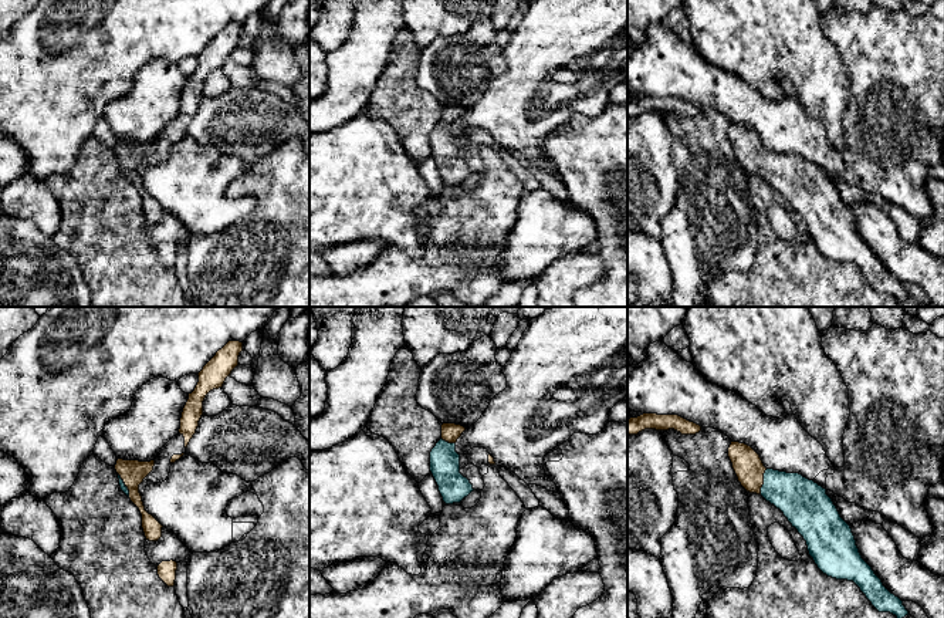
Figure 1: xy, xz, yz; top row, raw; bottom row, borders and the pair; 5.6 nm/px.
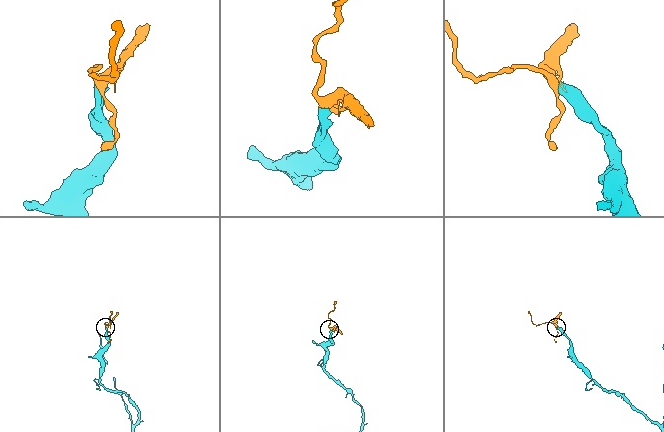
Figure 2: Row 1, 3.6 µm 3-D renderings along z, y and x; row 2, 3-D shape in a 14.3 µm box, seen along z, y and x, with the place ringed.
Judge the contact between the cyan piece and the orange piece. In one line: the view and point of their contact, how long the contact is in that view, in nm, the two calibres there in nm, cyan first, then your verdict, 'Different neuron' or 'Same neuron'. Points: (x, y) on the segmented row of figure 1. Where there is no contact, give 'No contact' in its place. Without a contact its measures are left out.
Touches cyan at yz (764, 482). Shared border 150 nm. Thickness 260 nm (cyan) against 160 nm. Same neuron

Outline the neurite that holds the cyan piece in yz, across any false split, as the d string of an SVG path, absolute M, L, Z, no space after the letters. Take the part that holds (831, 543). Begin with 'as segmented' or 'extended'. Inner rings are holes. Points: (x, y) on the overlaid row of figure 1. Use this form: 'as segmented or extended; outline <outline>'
extended; outline M731 442L728 457L741 486L779 509L828 577L853 581L879 612L904 618L909 611L862 558L850 526L840 517L826 489L799 473L767 469L748 445Z

